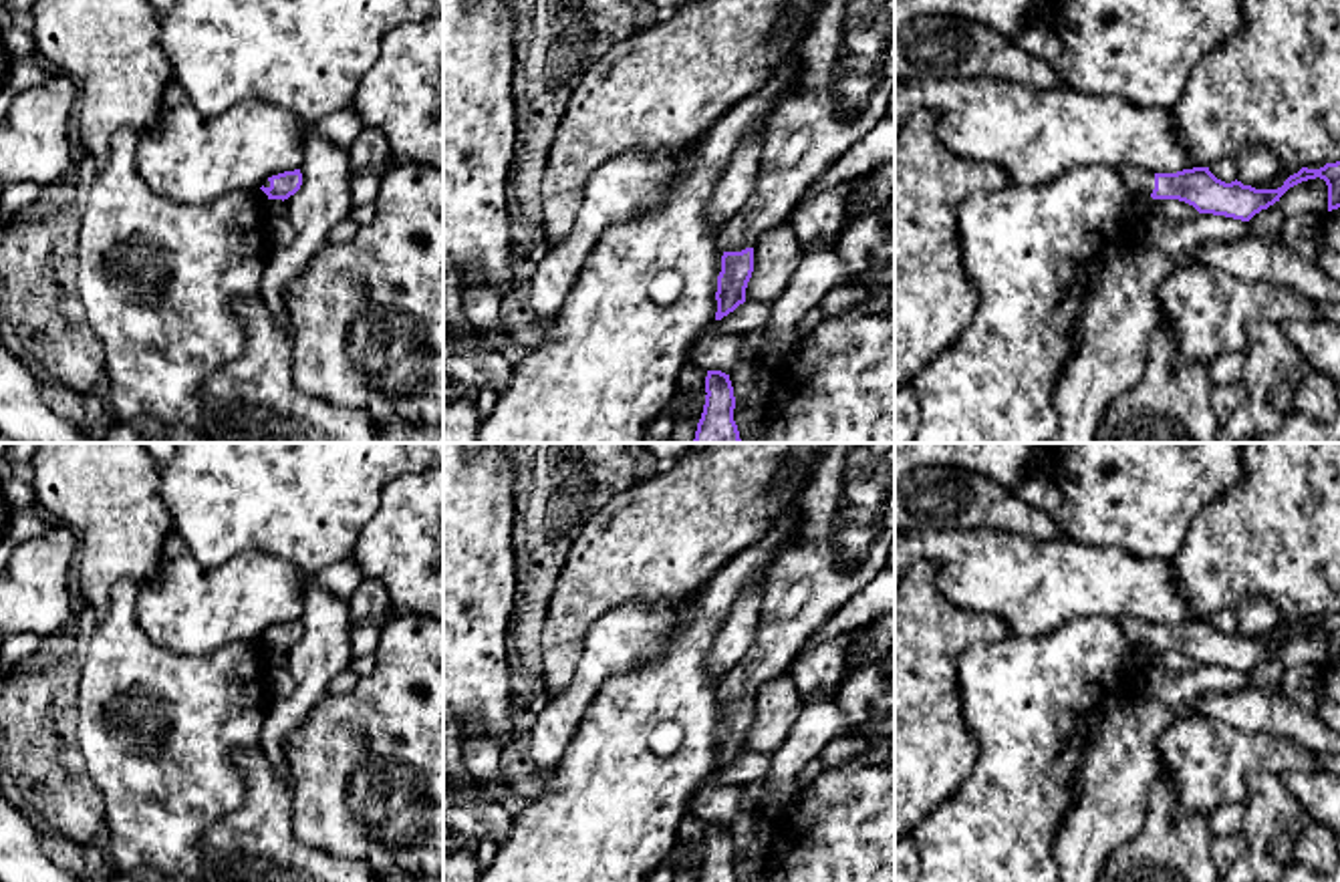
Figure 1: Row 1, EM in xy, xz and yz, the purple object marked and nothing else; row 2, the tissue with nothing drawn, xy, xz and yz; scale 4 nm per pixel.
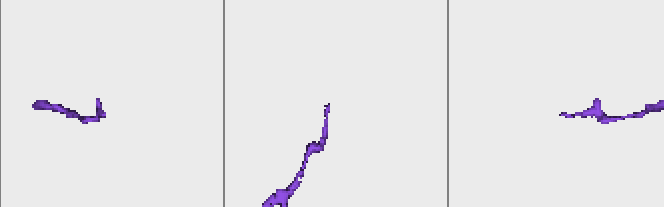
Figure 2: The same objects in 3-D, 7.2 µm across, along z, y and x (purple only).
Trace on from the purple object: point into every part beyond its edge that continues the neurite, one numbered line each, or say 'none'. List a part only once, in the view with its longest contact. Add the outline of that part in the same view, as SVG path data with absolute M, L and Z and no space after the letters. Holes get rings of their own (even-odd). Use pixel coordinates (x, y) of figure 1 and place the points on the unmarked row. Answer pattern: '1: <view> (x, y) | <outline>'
1: xz (847, 512) | M830 443L798 501L794 540L770 566L758 634L719 681L721 703L754 699L810 634L889 566L895 443Z

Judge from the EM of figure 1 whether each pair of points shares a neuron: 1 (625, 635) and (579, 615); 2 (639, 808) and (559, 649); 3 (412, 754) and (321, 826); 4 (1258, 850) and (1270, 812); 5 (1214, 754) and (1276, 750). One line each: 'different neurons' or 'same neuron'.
1: different neurons
2: different neurons
3: same neuron
4: same neuron
5: same neuron

